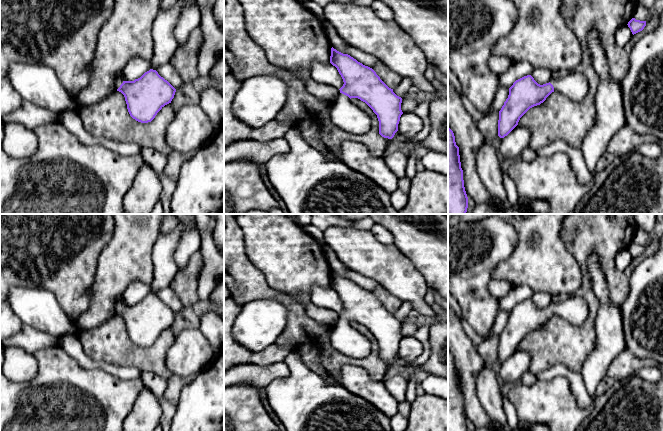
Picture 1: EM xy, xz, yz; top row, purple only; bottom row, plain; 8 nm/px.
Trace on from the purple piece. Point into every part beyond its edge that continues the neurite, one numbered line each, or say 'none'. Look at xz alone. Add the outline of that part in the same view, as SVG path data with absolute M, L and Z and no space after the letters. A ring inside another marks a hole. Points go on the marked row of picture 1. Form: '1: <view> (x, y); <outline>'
1: xz (344, 114); M342 93L333 102L330 118L335 126L356 135L368 133L372 126L368 114L355 106L350 98Z

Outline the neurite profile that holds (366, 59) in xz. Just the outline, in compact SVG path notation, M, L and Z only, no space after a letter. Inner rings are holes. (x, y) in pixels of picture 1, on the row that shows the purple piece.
M347 44L347 54L356 59L358 62L370 68L373 68L379 62L376 57L364 53L349 44Z

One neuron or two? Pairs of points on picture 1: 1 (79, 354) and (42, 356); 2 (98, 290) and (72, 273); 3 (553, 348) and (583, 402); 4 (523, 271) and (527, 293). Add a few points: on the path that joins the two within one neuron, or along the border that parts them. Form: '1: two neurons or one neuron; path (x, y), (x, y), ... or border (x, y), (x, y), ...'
1: two neurons; border (58, 344), (81, 366), (88, 368)
2: two neurons; border (97, 262), (87, 308)
3: two neurons; border (540, 371), (555, 364), (564, 364), (579, 373)
4: two neurons; border (513, 286), (527, 285), (534, 292)

